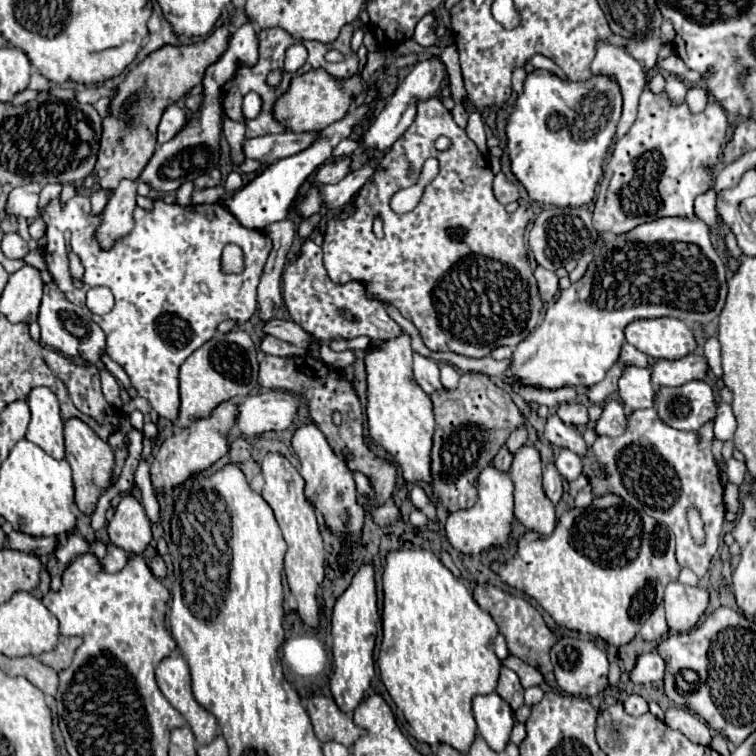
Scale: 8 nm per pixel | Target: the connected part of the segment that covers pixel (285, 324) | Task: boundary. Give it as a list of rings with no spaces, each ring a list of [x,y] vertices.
[[[272,318],[272,320],[264,322],[262,330],[264,330],[264,334],[270,334],[270,336],[280,338],[280,340],[284,340],[284,342],[290,342],[290,344],[294,344],[294,346],[298,346],[298,348],[306,348],[306,346],[310,344],[310,338],[312,338],[308,332],[304,332],[304,330],[302,330],[296,322],[292,322],[292,320]]]

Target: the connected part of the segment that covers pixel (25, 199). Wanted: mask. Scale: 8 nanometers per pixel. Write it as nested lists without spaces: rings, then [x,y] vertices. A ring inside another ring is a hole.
[[[28,184],[28,186],[18,186],[10,192],[8,202],[6,202],[6,214],[12,218],[36,218],[38,216],[38,194],[40,186]]]

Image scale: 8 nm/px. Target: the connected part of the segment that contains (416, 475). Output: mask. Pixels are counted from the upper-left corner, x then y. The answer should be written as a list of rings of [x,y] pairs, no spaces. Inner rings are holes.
[[[404,332],[392,340],[374,340],[364,356],[366,382],[368,382],[368,430],[370,436],[390,452],[402,466],[406,480],[430,482],[428,454],[432,448],[434,414],[430,398],[416,386],[412,376],[412,348],[410,336]]]

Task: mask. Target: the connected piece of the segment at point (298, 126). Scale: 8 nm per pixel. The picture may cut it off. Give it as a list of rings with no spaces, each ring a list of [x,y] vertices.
[[[312,70],[302,76],[292,78],[288,90],[274,102],[274,120],[280,122],[290,132],[310,132],[316,134],[324,130],[324,126],[330,126],[332,122],[344,118],[348,112],[348,106],[352,98],[362,90],[360,74],[354,74],[348,80],[334,80],[324,70]]]

